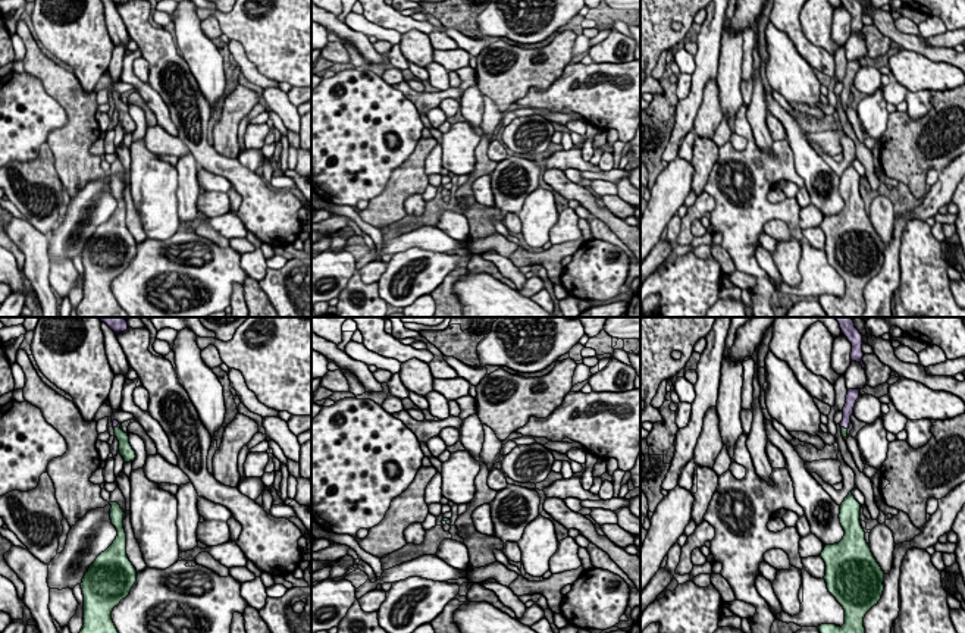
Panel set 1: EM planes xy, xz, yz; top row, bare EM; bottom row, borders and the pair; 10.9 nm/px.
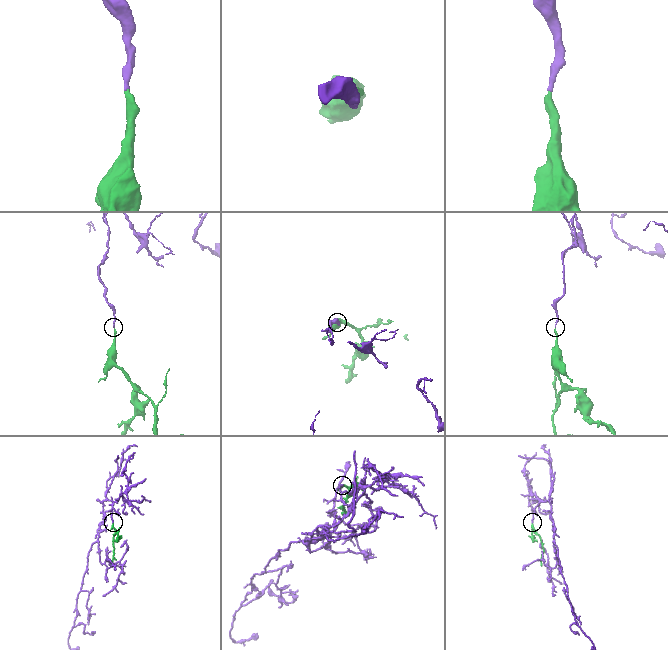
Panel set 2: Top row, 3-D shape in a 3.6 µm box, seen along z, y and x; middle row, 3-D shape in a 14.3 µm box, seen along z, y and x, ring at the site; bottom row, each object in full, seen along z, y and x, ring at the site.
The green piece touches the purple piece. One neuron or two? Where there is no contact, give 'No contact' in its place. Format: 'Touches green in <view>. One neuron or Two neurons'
Touches green in xy. One neuron

